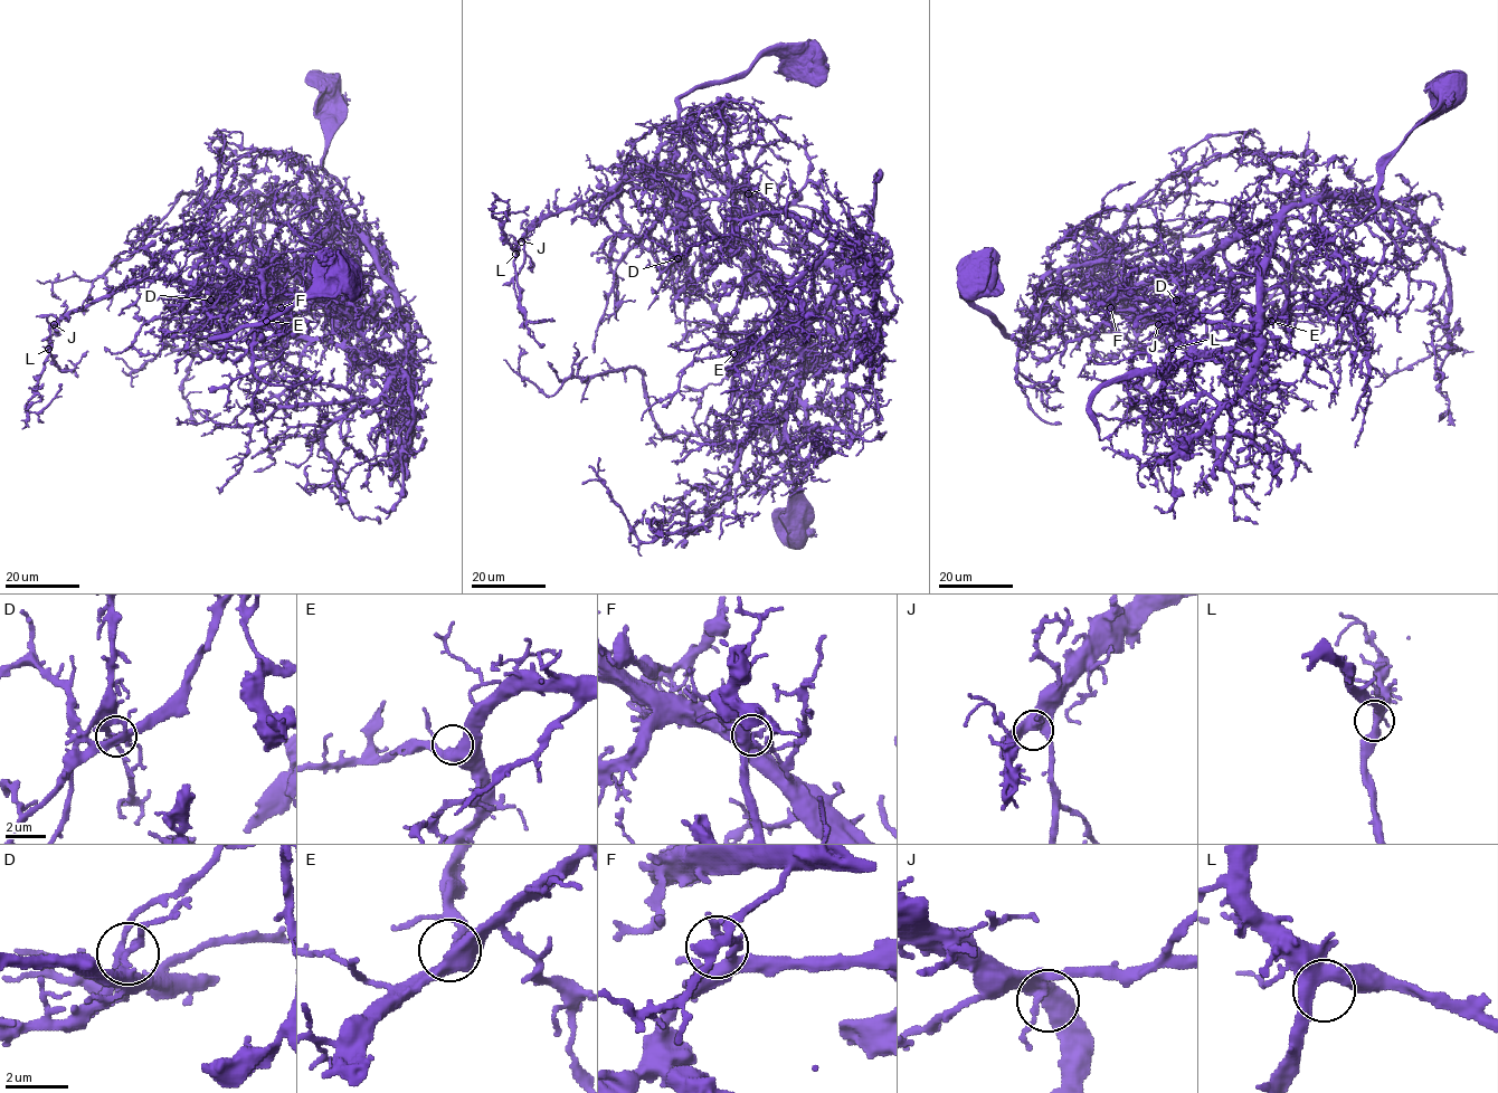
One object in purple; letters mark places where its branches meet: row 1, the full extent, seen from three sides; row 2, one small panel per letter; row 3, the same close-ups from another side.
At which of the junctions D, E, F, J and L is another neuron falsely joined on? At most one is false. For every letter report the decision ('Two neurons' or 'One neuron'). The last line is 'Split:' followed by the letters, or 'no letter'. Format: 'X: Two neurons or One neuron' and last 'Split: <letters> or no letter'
D: Two neurons
E: One neuron
F: One neuron
J: One neuron
L: One neuron
Split: D

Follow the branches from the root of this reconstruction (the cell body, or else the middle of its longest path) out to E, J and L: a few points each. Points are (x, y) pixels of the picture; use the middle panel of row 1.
E: (798, 539), (804, 496), (790, 468), (824, 455), (799, 401), (811, 363), (798, 350), (735, 392), (733, 353)
J: (798, 539), (790, 468), (824, 452), (807, 431), (805, 347), (785, 304), (650, 172), (558, 209), (521, 241)
L: (798, 539), (790, 468), (824, 452), (807, 431), (805, 347), (785, 304), (650, 172), (541, 217), (515, 254)

